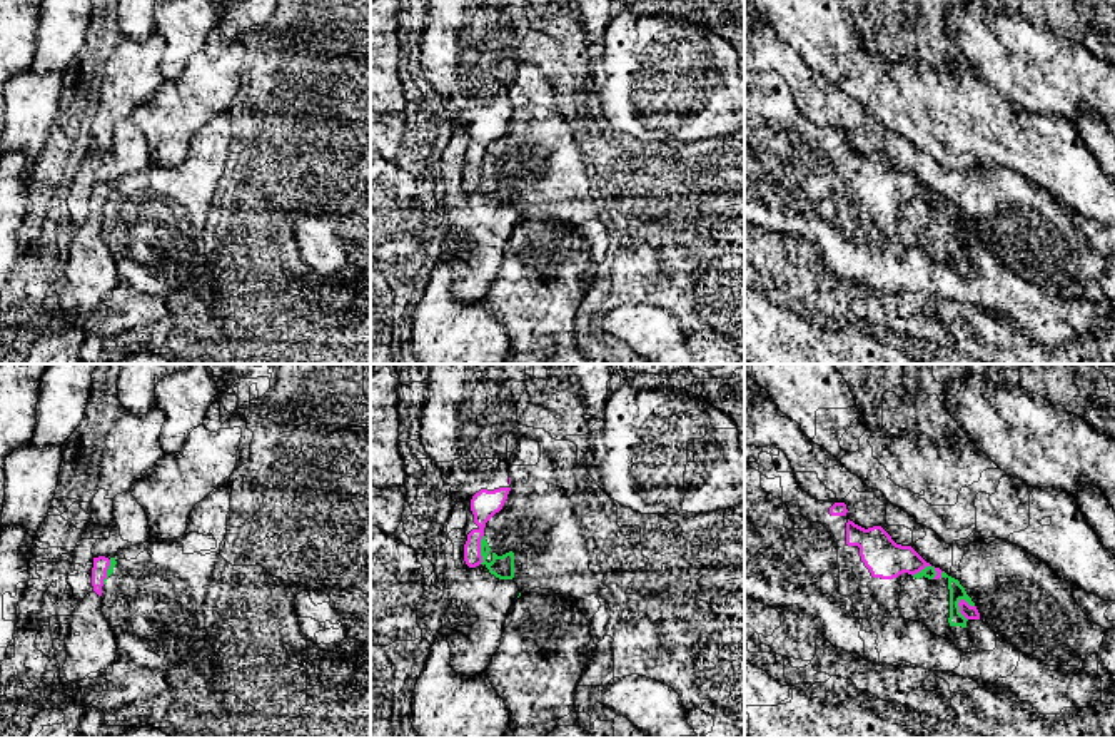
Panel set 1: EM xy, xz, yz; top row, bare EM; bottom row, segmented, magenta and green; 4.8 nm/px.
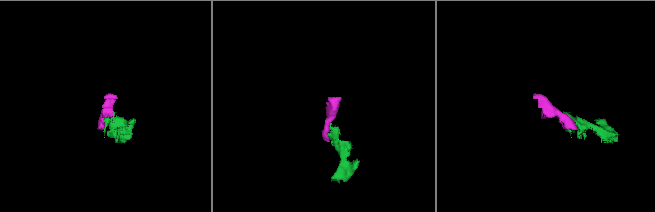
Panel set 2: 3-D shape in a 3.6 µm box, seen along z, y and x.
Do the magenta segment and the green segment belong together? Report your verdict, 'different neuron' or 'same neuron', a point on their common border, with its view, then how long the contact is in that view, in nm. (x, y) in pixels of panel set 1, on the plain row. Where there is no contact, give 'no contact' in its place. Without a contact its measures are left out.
different neuron; contact yz (960, 236); length 120 nm

